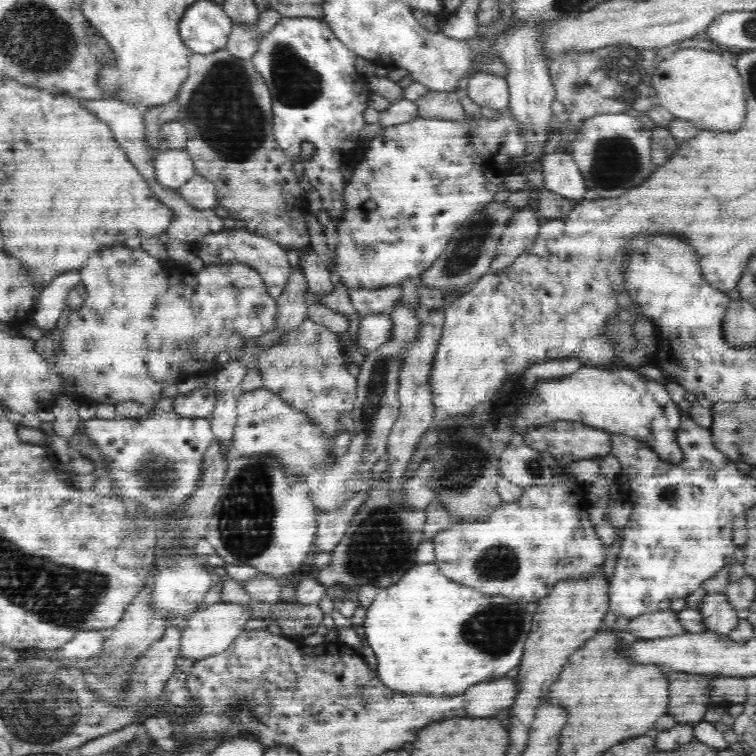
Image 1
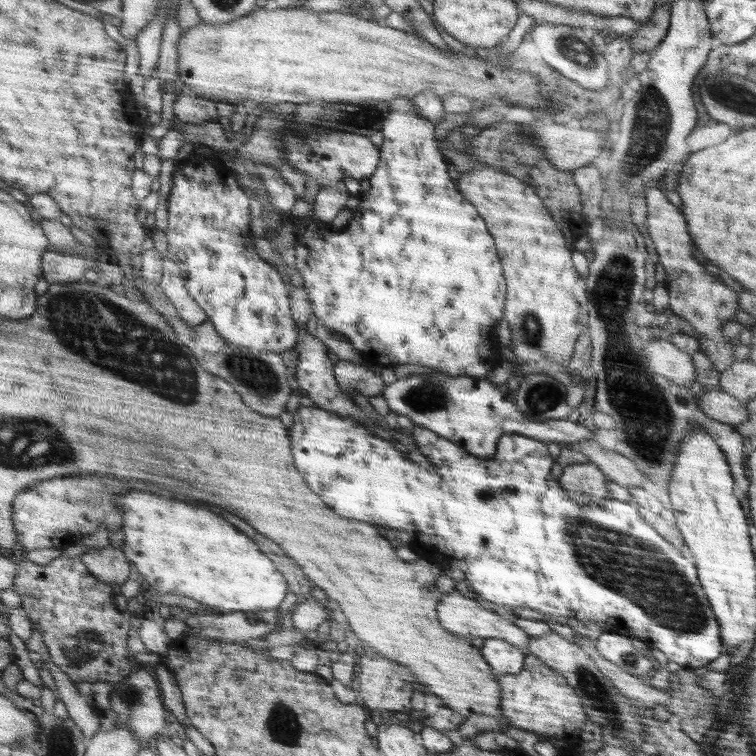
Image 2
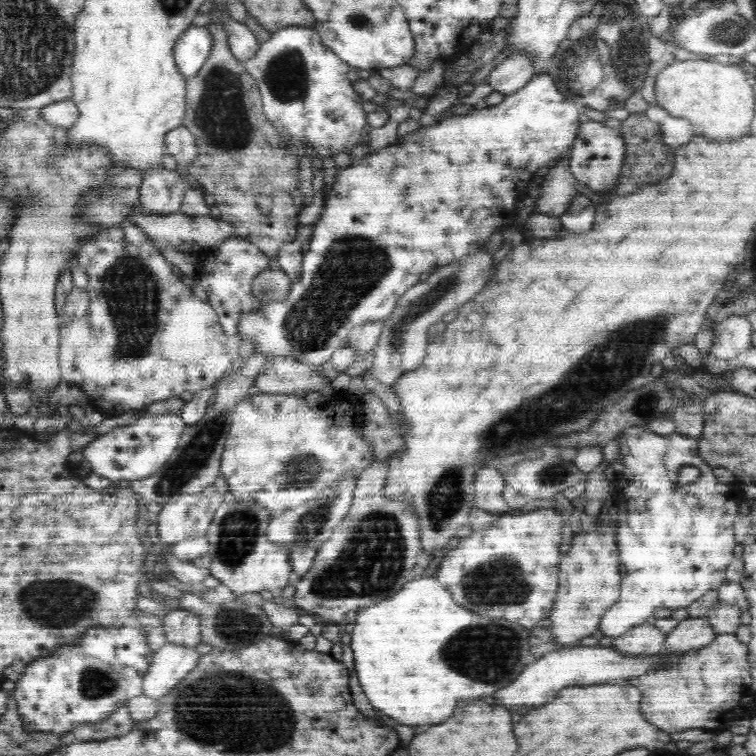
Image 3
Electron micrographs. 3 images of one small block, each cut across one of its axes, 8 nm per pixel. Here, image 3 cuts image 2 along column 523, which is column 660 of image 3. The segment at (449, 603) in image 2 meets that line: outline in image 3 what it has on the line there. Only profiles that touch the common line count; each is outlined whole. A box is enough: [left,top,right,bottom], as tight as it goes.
[608,623,667,656]

